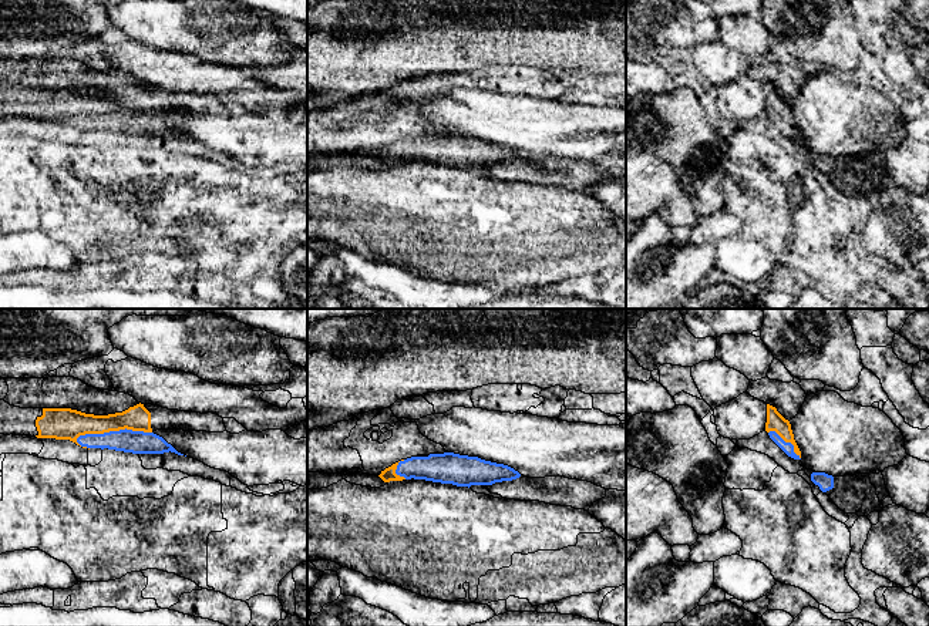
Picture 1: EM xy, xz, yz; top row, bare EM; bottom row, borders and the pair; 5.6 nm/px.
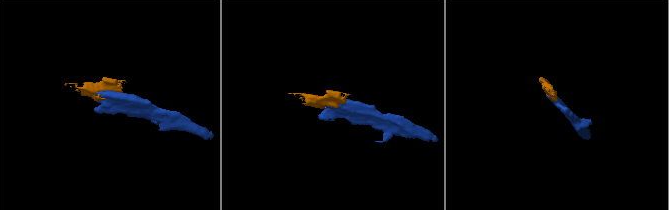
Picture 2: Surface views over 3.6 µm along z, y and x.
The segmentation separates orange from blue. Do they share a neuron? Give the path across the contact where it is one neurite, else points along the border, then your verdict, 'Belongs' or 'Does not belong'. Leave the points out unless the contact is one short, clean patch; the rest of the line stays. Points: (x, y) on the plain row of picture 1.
Path across: xy (70, 105), (84, 111), (113, 111), (125, 121). Belongs

